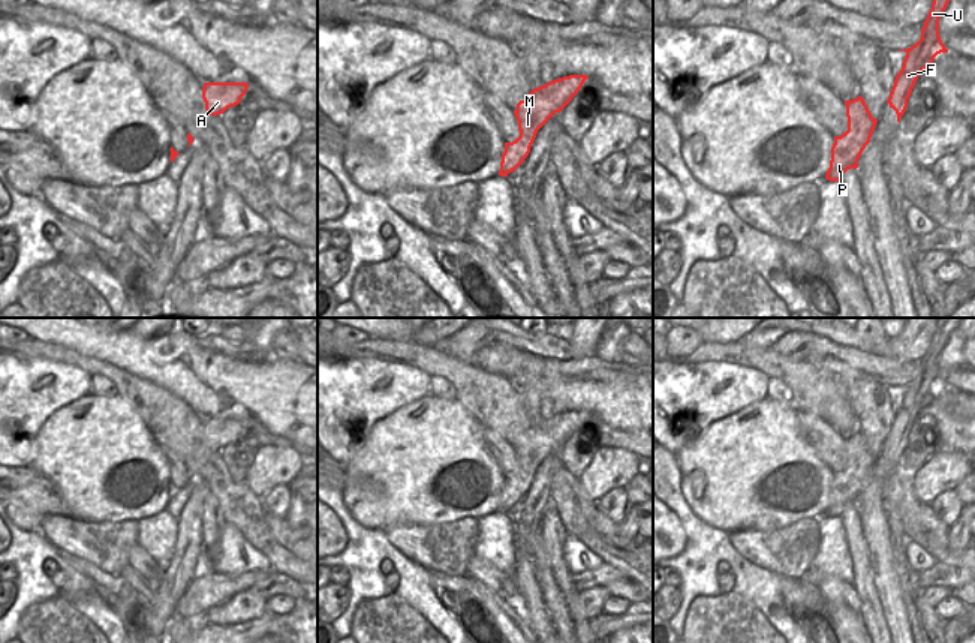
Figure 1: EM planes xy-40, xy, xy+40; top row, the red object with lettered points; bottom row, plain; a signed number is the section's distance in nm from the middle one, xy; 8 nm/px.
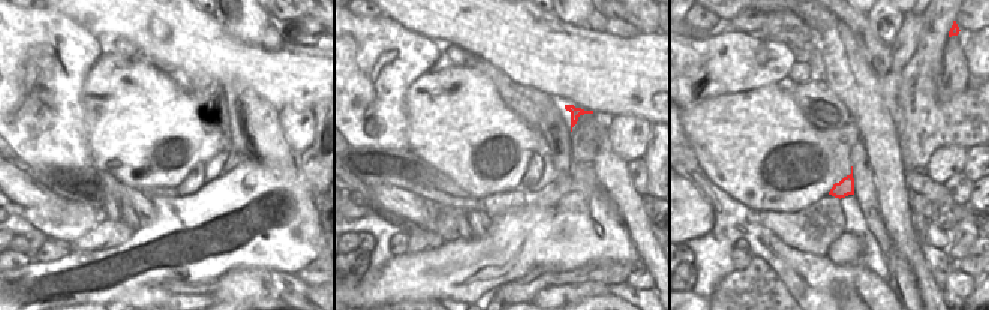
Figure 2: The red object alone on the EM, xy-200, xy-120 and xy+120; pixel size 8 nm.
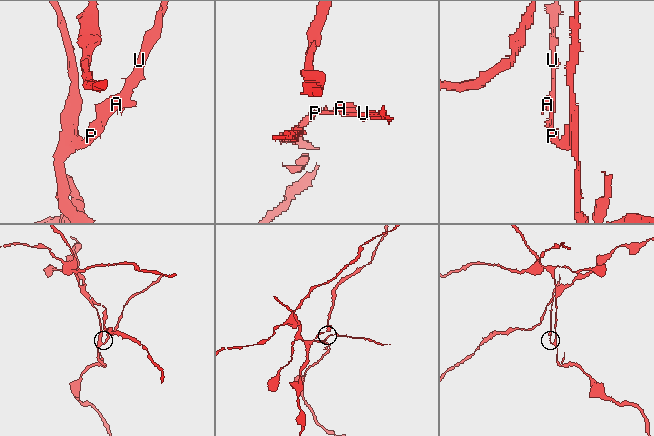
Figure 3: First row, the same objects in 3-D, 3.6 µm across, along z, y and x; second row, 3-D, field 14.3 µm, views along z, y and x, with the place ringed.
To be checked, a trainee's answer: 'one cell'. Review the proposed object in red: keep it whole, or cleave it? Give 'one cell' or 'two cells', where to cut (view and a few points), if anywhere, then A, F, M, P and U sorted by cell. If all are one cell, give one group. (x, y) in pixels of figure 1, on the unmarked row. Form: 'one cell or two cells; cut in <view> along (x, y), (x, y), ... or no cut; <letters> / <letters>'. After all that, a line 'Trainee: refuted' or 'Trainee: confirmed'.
two cells; cut in xy along (580, 411), (562, 414); A M P / F U
Trainee: refuted

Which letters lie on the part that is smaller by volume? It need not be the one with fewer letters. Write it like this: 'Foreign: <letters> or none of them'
Foreign: F, U

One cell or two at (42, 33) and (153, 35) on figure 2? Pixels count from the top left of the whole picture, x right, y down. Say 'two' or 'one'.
two

